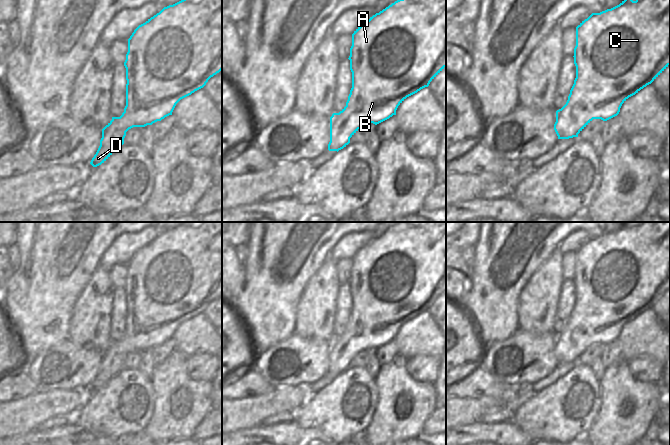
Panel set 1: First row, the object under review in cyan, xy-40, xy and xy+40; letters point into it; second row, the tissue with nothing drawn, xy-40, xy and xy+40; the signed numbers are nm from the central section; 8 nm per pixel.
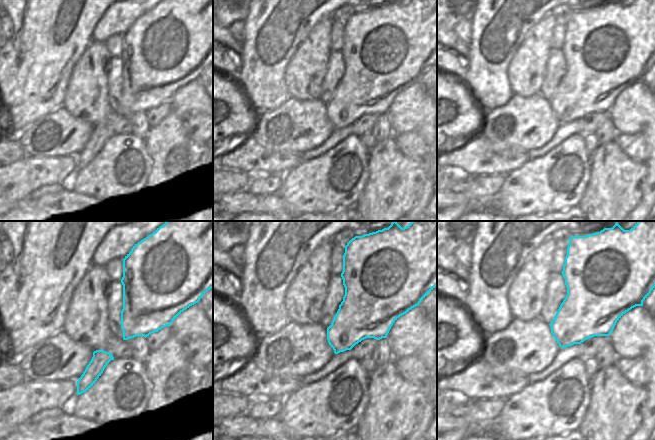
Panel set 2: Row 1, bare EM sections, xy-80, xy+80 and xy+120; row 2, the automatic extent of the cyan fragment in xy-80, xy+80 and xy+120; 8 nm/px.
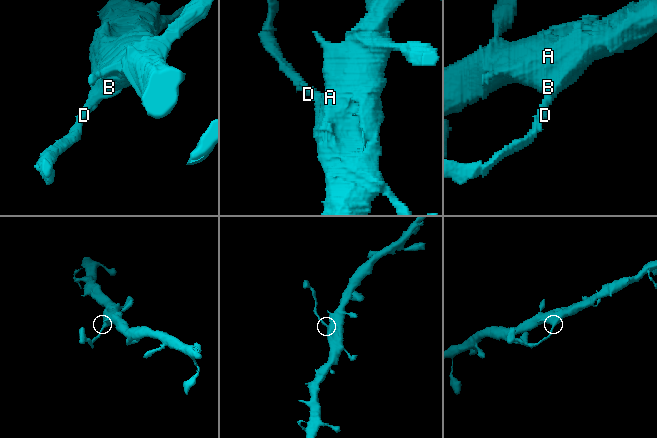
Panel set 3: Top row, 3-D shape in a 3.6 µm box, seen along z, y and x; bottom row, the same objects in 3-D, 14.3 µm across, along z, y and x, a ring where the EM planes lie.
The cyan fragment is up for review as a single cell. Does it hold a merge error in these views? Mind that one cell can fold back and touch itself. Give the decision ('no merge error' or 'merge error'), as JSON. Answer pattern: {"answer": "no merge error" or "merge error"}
{"answer": "merge error"}

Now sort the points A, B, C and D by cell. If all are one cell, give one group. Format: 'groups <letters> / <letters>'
groups A B C / D

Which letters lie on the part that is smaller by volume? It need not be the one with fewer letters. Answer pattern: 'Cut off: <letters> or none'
Cut off: D

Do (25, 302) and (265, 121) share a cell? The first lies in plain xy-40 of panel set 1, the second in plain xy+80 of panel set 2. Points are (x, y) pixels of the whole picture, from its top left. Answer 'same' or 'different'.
different

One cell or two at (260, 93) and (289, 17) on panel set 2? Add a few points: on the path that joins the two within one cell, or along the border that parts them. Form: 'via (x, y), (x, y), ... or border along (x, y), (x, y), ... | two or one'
via (263, 74), (266, 51), (272, 36) | one

